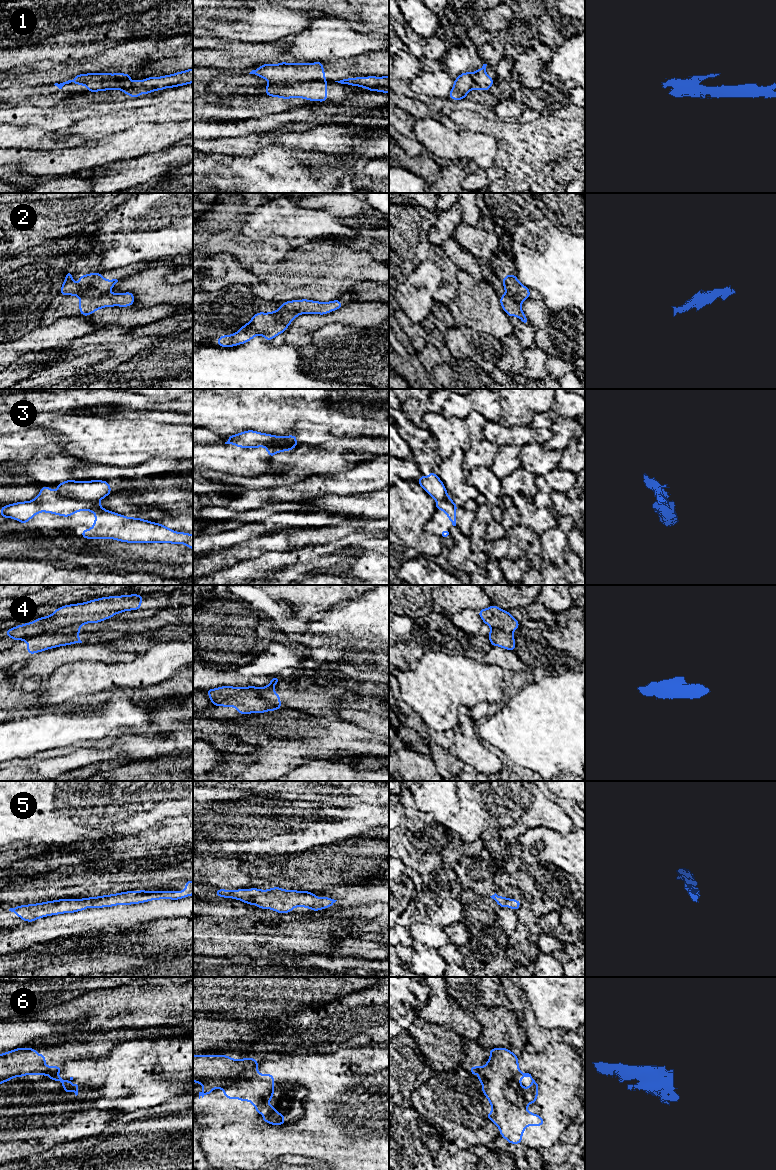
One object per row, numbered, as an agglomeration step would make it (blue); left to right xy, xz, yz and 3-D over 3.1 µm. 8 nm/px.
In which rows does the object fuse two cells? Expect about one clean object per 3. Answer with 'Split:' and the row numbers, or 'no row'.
Split: 1, 2, 3, 4

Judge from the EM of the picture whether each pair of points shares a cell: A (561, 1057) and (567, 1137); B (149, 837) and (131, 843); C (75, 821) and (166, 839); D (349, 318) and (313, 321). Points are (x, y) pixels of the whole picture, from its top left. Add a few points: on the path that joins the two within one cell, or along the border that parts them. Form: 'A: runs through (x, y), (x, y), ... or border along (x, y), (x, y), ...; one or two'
A: border along (572, 1121), (564, 1129), (559, 1139); two
B: runs through (145, 841), (143, 843), (135, 843); one
C: border along (159, 822), (137, 834), (117, 836); two
D: runs through (340, 318), (322, 320); one

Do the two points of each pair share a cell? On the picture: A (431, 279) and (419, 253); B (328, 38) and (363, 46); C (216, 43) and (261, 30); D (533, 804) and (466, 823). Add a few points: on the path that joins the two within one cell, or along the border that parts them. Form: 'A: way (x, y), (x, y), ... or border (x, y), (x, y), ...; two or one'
A: border (443, 273), (422, 261), (407, 278); two
B: way (337, 42), (354, 43); one
C: border (203, 36), (221, 37), (229, 43); two
D: way (516, 805), (483, 807); one

